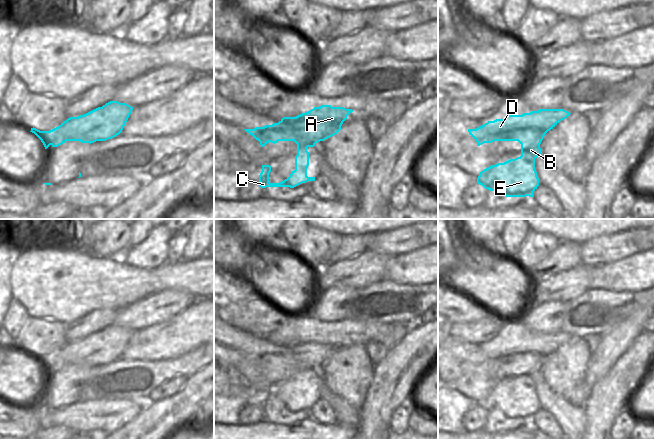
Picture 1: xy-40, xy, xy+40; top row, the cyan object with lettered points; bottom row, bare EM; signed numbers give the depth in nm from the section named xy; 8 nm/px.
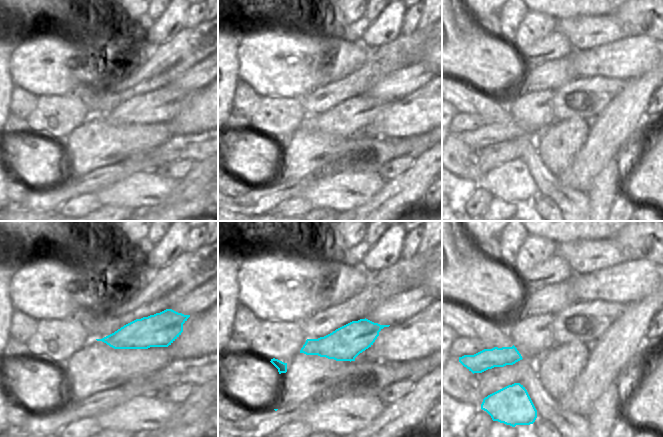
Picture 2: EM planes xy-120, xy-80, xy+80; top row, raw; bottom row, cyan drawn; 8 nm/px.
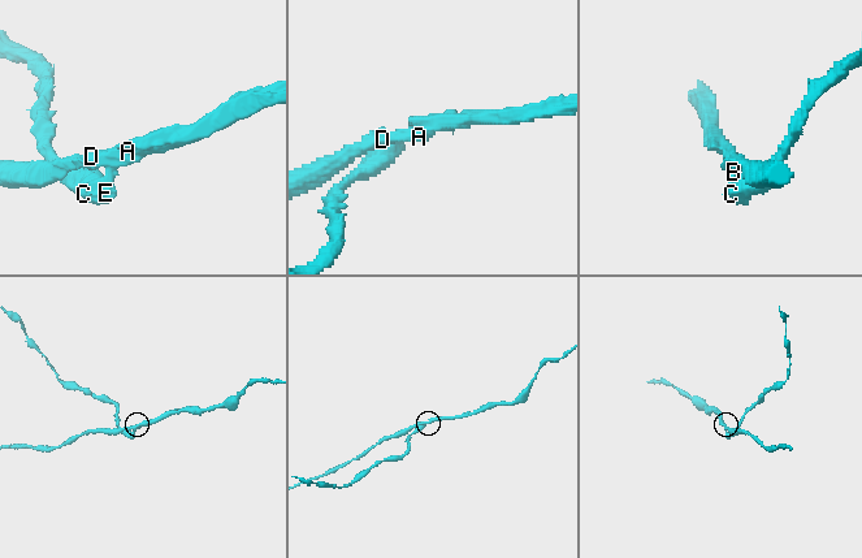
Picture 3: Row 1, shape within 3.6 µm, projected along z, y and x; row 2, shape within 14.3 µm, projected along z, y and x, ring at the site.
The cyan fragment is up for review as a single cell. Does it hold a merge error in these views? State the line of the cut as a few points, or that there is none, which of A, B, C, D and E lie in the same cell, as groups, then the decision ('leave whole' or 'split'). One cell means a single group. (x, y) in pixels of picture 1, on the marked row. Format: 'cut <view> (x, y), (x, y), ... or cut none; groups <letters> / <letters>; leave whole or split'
cut xy+40 (515, 158), (534, 159); groups A B D / C E; split

